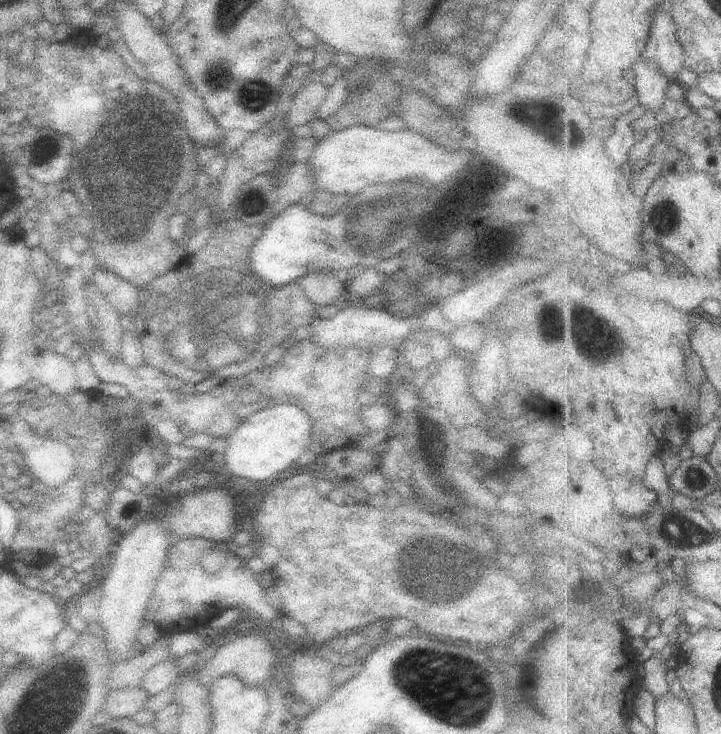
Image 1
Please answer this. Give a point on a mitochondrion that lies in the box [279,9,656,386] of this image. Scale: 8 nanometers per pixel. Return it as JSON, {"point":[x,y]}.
{"point":[608,347]}

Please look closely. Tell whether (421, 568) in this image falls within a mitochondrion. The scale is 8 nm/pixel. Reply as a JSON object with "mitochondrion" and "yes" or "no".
{"mitochondrion":"yes"}

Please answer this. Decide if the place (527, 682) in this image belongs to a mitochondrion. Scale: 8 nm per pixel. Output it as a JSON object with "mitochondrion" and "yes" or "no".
{"mitochondrion":"no"}

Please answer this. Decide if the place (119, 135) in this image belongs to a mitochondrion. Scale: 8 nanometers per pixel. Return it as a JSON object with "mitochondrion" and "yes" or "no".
{"mitochondrion":"yes"}

